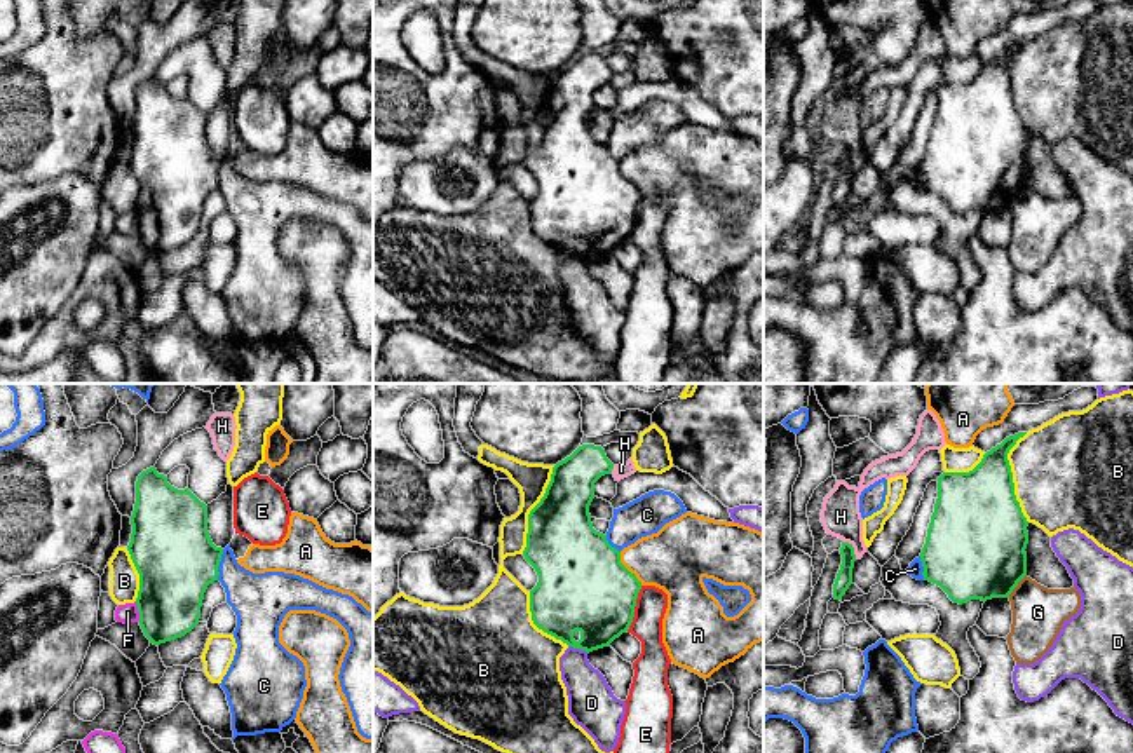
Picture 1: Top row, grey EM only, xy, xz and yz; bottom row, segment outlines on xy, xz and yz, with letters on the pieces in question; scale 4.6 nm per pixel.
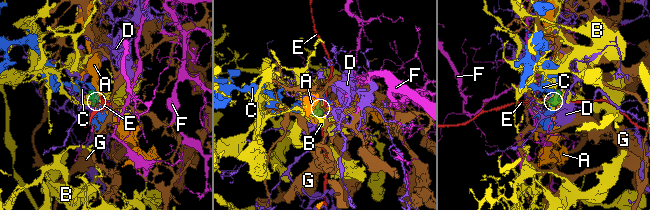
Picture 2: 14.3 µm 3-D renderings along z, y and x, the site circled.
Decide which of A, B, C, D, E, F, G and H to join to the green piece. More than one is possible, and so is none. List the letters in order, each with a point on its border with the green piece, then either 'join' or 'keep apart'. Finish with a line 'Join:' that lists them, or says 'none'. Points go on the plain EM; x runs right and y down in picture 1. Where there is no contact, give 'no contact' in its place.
A: xz (626, 178) | keep apart
B: yz (1011, 88) | keep apart
C: xy (218, 175) | keep apart
D: xz (579, 257) | keep apart
E: xz (633, 218) | keep apart
F: xy (138, 220) | keep apart
G: yz (1017, 194) | keep apart
H: yz (853, 159) | keep apart
Join: none

